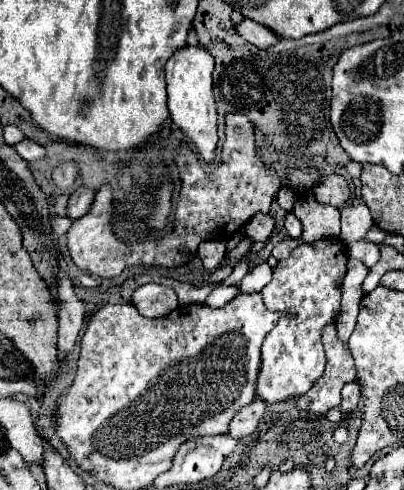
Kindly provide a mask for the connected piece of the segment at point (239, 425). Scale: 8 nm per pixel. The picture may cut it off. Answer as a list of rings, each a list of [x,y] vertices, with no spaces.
[[[257,398],[255,402],[251,402],[243,410],[239,410],[239,414],[235,414],[227,434],[231,434],[233,438],[241,438],[241,436],[253,434],[257,424],[259,424],[259,420],[261,420],[261,416],[265,414],[265,410],[267,410],[267,404],[261,398]]]

